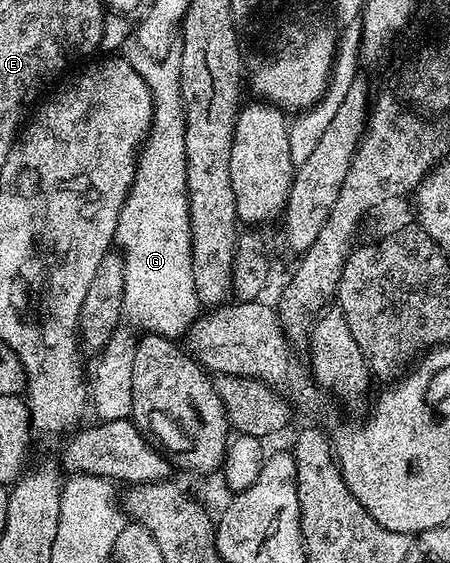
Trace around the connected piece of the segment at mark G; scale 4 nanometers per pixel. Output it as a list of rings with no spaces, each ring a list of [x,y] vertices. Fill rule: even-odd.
[[[180,93],[173,95],[173,131],[160,131],[159,127],[150,128],[145,136],[144,150],[177,151],[177,160],[174,163],[148,163],[145,157],[138,158],[133,184],[119,213],[115,243],[125,260],[121,306],[124,322],[142,327],[140,330],[145,333],[168,336],[173,333],[169,331],[188,332],[203,311],[193,272],[185,114]]]

